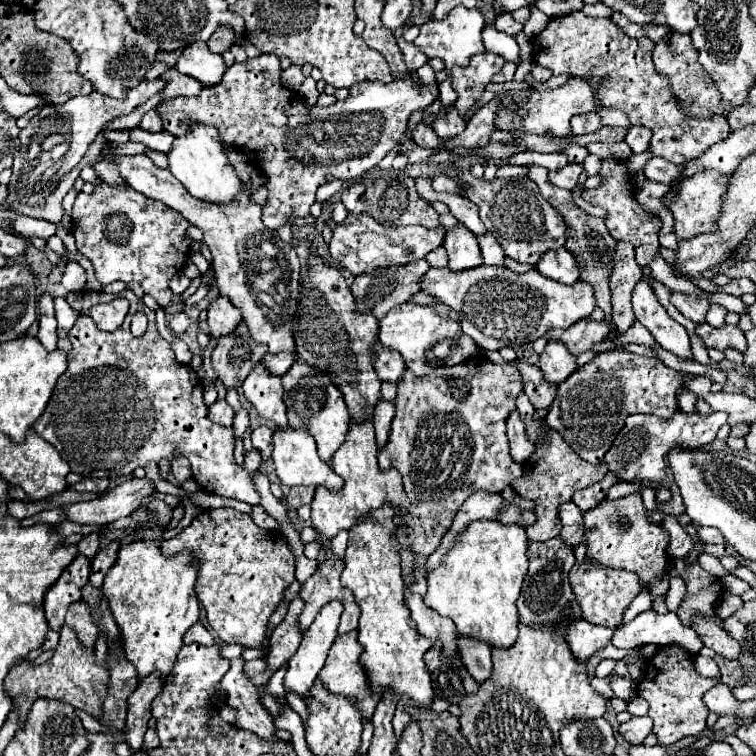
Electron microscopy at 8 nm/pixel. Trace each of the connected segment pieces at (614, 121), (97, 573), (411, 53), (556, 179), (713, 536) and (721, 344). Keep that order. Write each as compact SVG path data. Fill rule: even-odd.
M603 107L599 111L599 117L603 121L603 125L615 125L615 127L631 127L631 121L627 119L627 115L619 109L611 109L611 107Z
M111 541L107 547L99 549L99 553L93 557L93 561L91 561L91 577L89 577L91 585L95 585L95 587L103 585L105 573L113 567L113 561L117 561L117 549L119 549L119 543Z
M397 27L395 37L397 37L397 43L399 43L399 49L403 53L403 59L405 59L407 69L409 71L417 71L423 65L429 65L429 57L425 57L413 43L407 43L401 35L403 35L403 27Z
M571 163L571 165L565 165L563 169L557 169L557 171L549 171L549 179L553 185L557 187L563 187L563 189L569 189L573 191L577 187L577 179L583 171L583 165L579 163Z
M697 527L697 535L699 535L701 541L705 541L705 543L723 543L723 541L725 541L725 539L721 537L721 533L717 533L717 529Z
M701 323L695 329L695 335L701 337L703 345L715 347L719 351L727 351L727 349L737 349L741 353L747 353L747 341L743 331L737 325L723 325L723 327L711 327L709 323Z

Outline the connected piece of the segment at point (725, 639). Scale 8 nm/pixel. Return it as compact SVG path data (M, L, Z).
M713 617L713 619L697 619L693 629L701 635L705 647L715 649L717 655L729 659L729 661L737 661L741 655L741 645L737 641L733 641L723 629L721 629L721 619Z

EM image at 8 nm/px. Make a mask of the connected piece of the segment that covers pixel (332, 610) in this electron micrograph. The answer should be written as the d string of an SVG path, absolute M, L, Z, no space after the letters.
M329 601L315 617L315 621L309 625L309 629L303 633L303 639L301 639L301 645L297 649L297 653L289 659L289 669L287 669L287 675L285 675L285 687L295 691L297 695L301 697L307 697L309 695L309 689L313 685L313 679L319 675L319 671L323 669L325 665L325 657L337 637L337 629L339 629L339 617L343 613L343 603L341 601Z

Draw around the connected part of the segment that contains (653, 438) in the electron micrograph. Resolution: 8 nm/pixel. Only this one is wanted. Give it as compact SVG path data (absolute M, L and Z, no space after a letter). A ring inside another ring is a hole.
M677 411L673 417L669 419L661 419L655 415L631 415L625 421L625 427L619 431L619 435L613 441L613 447L607 451L605 455L605 465L609 467L611 473L617 473L619 481L661 481L665 477L665 453L669 453L669 449L673 445L679 445L683 449L703 449L707 447L717 431L727 423L727 413L723 411L715 411L709 417L703 417L699 413L687 415L683 411Z

